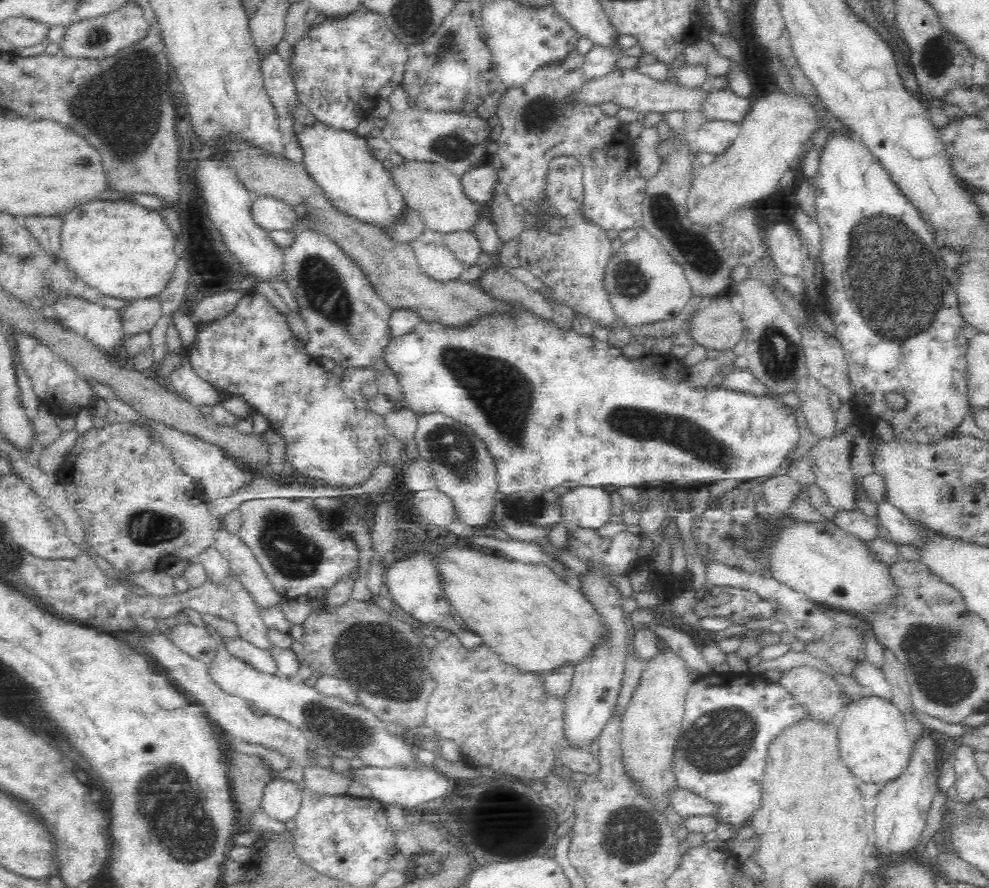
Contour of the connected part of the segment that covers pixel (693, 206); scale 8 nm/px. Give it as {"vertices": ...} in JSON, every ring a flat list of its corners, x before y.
{"vertices":[[778,85,758,96,739,124,739,136,714,162,700,170,694,186,689,189,687,205,694,222,718,223,730,210,736,210,746,202,757,202,778,190,784,173,801,161,802,146,812,142,820,128,832,139,838,136,859,138,852,127,826,107,817,90,816,98,808,98,796,89,784,92]]}

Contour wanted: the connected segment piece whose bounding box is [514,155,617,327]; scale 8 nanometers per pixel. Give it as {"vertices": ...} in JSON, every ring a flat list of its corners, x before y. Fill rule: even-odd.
{"vertices":[[562,155,550,160,543,188,538,192,540,198,536,202,532,202,534,206,528,210,528,208,524,208,523,204,515,205,514,211,520,215,520,221,524,223,522,230,514,238,514,242,517,244,516,257,524,270,530,271,550,288,550,291,546,293,550,300,566,302,580,314,586,314,595,324,608,327,617,319,612,311,612,305,608,301,608,295,602,289,602,274,604,274,608,260,613,256,611,241,606,233,607,230,604,230,597,222,590,220,585,213,583,204,586,188,584,183,582,168,574,157],[552,222,558,222,558,228,551,228,551,225,548,225]]}

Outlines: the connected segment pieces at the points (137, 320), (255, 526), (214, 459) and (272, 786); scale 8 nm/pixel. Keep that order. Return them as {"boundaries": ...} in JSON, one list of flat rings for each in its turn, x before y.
{"boundaries":[[[157,297,146,300,135,300,120,310,120,327,126,340,130,337,149,332,161,316,161,304]],[[254,499,243,502,239,510,241,511,241,525,238,536,241,536,241,539,252,549,267,580,283,599,307,597,321,600,326,597,326,590,331,588,340,576,350,572,350,568,354,568,356,560,359,560,359,550,350,534,342,526,330,529,316,528,318,512,314,506,307,505,304,499]],[[145,416,130,422,130,425,144,429,154,442,164,447,168,451,172,463,180,468,182,474,190,477,193,481,201,480,208,498,214,499,232,494,236,488,240,488,244,484,241,465,232,459,219,444,204,440,193,432,184,432,180,428,170,426,161,420,154,420]],[[273,778,264,787,261,806,271,819,288,824,298,814,302,799,297,783]]]}

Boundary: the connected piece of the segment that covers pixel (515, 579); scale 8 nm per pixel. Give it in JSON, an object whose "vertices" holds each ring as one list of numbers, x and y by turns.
{"vertices":[[453,548,439,556,439,569,446,595,452,600,455,609,458,608,458,617,471,631,483,638,484,645,496,652,502,662,522,673,543,677,566,666,571,666,574,671,582,662,592,660,598,652,614,650,612,625,577,584,557,576,547,562,520,562,496,553,494,556,486,556,468,548]]}

